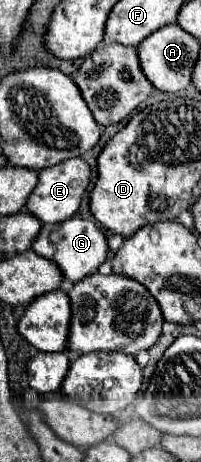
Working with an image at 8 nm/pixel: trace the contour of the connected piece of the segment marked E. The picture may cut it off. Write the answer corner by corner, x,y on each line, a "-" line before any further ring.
71,158
61,162
59,166
51,166
47,170
39,170
39,184
31,192
27,200
27,208
33,216
37,216
43,224
59,224
79,210
83,194
91,182
91,168
83,158

